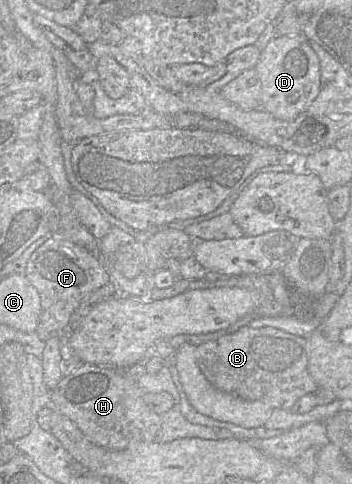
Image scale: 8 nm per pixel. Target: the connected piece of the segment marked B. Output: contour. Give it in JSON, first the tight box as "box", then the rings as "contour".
{"box":[196,326,319,409],"contour":[[[244,326],[232,334],[196,347],[197,363],[207,380],[217,389],[245,400],[260,400],[273,409],[290,409],[307,394],[315,394],[319,387],[309,374],[307,340],[273,327]]]}

